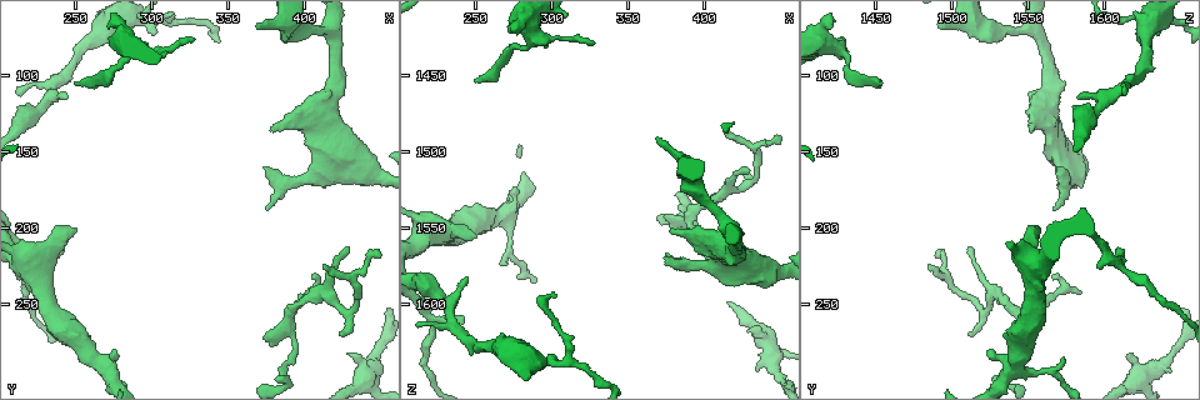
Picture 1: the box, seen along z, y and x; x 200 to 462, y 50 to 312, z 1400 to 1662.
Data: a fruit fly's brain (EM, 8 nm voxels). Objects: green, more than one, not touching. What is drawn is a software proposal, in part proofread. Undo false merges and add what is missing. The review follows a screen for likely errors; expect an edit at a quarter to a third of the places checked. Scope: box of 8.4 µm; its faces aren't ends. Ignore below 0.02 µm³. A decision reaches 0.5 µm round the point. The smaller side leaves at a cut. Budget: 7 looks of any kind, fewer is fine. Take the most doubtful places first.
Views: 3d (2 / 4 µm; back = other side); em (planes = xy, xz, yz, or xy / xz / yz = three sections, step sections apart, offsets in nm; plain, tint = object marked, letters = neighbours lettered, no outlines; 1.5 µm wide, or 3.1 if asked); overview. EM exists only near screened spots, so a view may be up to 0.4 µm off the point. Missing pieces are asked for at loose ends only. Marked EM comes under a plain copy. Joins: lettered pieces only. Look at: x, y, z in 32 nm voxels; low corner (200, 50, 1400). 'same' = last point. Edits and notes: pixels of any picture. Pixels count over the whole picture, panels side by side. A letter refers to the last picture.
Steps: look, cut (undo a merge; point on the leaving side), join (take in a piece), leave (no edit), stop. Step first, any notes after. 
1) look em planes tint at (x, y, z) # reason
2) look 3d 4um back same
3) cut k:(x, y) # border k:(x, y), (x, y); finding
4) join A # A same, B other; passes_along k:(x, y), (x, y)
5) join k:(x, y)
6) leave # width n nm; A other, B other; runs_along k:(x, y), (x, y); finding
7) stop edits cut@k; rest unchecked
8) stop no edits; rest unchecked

look 3d 4um at (378, 138, 1550) # an open end

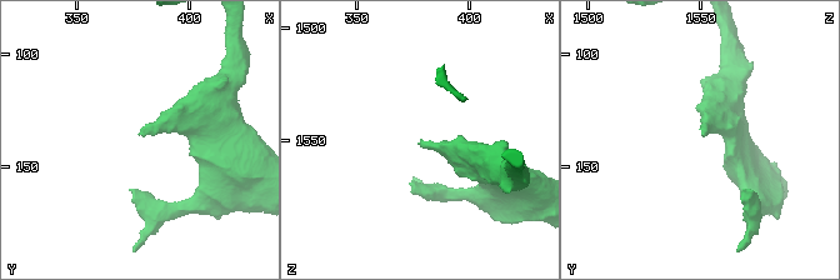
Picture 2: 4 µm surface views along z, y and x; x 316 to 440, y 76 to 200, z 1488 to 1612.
look em planes letters at (377, 137, 1552) # now the EM

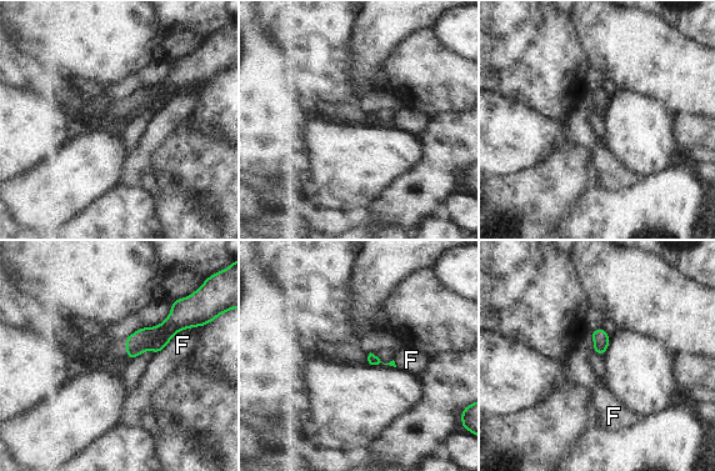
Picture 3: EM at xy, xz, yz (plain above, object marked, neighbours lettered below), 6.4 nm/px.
leave # F other; border 3:(199, 325), (179, 330), (155, 354); no lettered piece goes on from it

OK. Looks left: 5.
look 3d 4um at (276, 280, 1526) # branch stops here

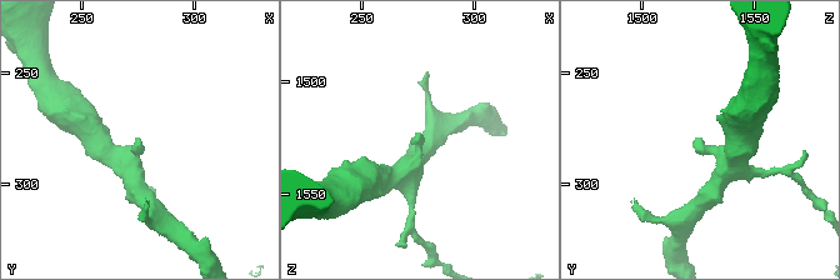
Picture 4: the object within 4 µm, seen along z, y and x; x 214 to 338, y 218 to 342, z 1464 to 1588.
look em planes letters at (275, 280, 1524) # shape alone is not enough

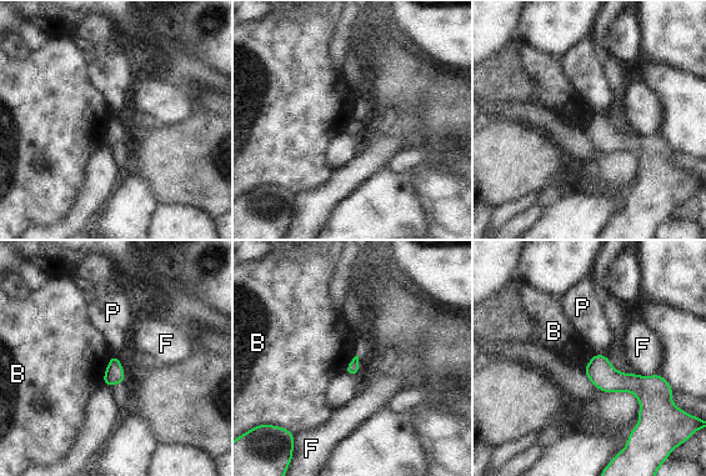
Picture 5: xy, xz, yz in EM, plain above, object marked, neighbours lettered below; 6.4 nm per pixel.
leave # B other, F other, P other; no lettered piece goes on from it

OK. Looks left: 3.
look em planes letters at (328, 78, 1430) # tapers out

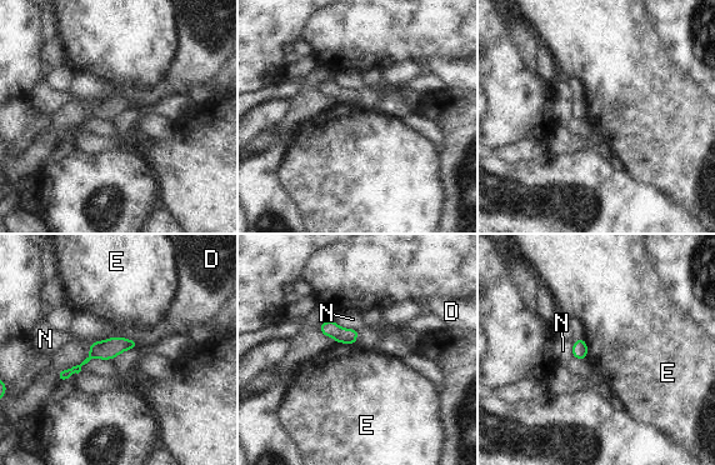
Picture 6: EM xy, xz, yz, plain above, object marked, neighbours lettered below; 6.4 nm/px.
leave # D other, E other, N other; border 6:(584, 339), (586, 359); none of them fits

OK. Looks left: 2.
stop no edits; rest unchecked

